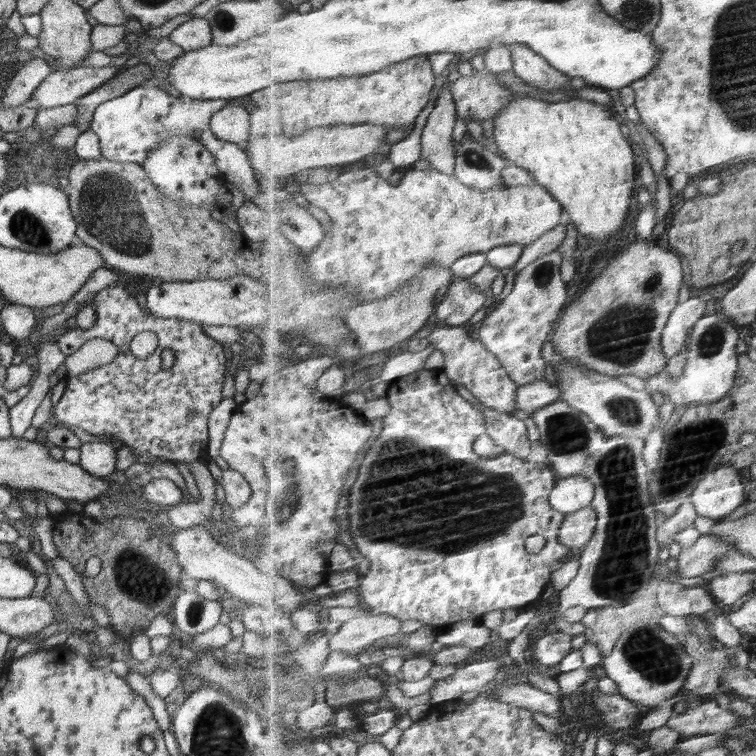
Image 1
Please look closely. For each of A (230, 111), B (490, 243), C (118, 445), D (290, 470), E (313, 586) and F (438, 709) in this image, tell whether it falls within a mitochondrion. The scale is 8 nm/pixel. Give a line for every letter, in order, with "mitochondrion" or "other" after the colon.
A: other
B: other
C: other
D: mitochondrion
E: other
F: other

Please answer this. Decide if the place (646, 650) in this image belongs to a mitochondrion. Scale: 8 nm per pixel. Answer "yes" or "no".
yes

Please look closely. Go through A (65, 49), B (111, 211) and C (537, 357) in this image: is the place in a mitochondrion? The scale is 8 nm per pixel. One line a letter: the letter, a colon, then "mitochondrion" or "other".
A: other
B: mitochondrion
C: other

